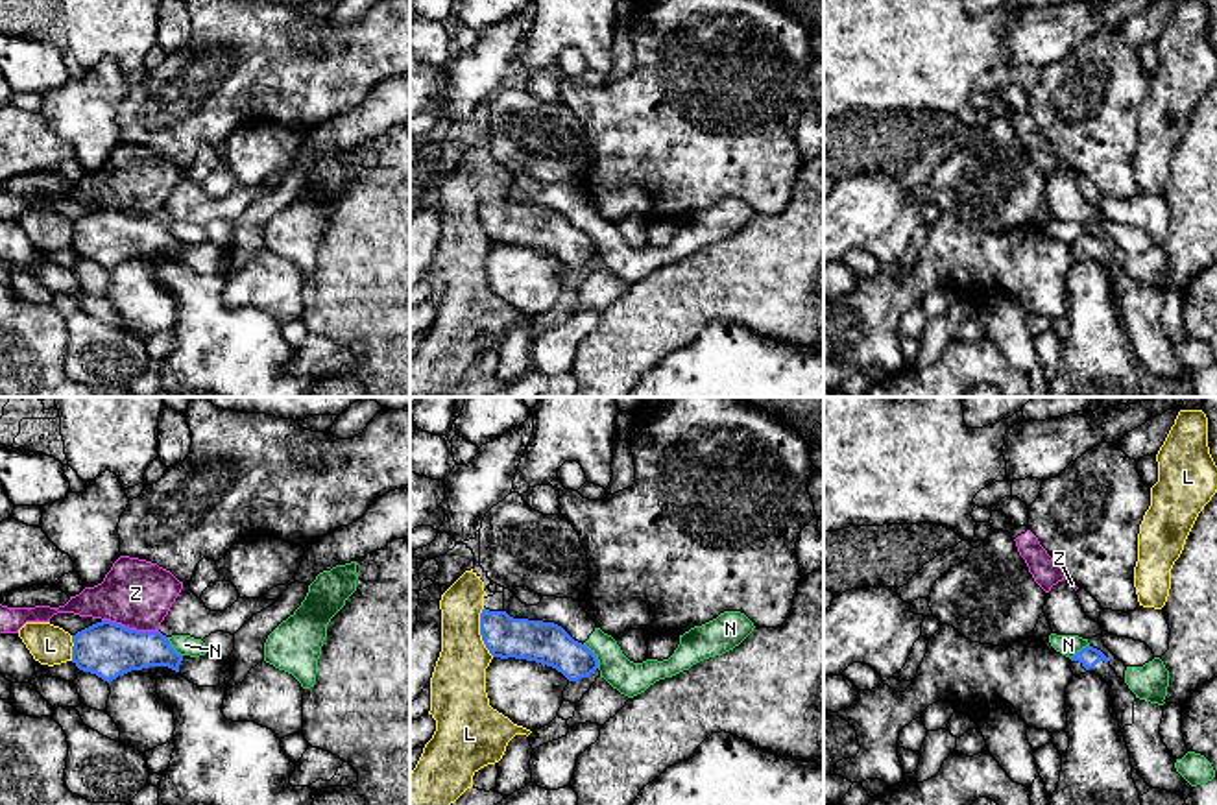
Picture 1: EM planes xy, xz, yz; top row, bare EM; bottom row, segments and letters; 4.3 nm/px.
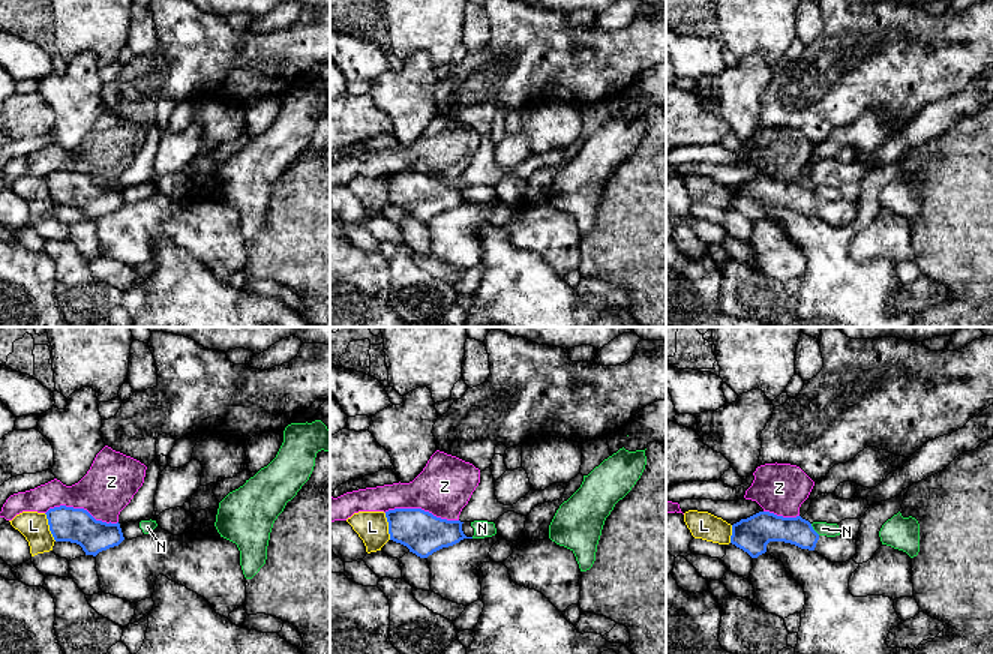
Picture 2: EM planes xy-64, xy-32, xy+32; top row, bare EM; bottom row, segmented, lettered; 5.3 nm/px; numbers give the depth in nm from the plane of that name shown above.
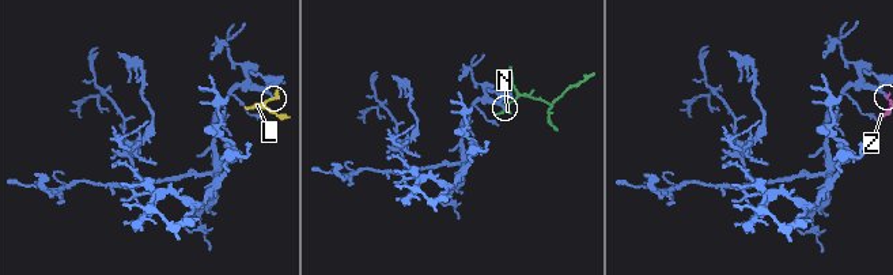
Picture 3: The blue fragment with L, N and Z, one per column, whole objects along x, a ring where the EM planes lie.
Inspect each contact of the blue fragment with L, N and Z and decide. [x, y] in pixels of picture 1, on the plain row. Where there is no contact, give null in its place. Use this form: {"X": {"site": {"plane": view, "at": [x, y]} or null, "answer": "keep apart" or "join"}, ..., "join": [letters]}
{"L": {"site": {"plane": "xz", "at": [481, 218]}, "answer": "keep apart"}, "N": {"site": {"plane": "xz", "at": [595, 242]}, "answer": "keep apart"}, "Z": {"site": {"plane": "xy", "at": [128, 215]}, "answer": "keep apart"}, "join": []}

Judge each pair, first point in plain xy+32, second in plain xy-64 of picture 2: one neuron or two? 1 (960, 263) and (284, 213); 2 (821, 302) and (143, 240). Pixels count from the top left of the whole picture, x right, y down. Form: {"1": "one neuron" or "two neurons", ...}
{"1": "one neuron", "2": "two neurons"}

